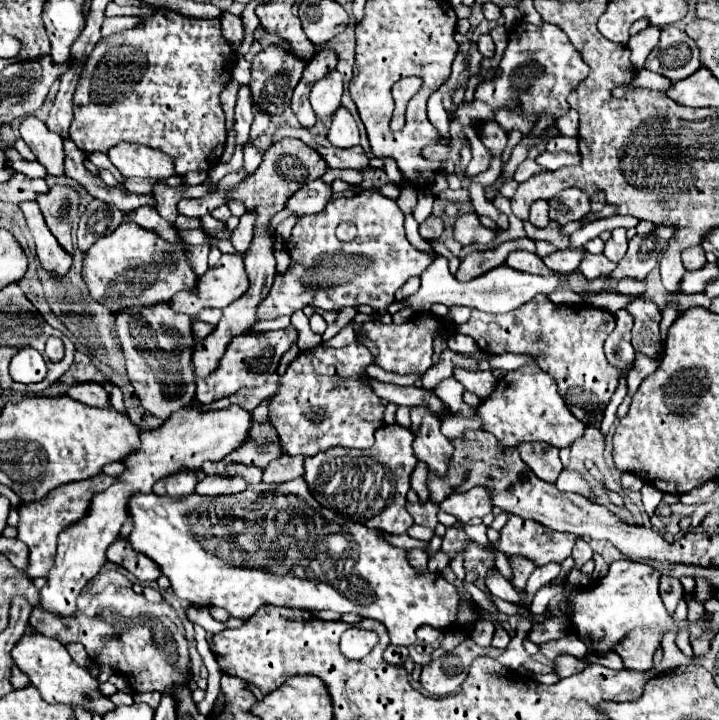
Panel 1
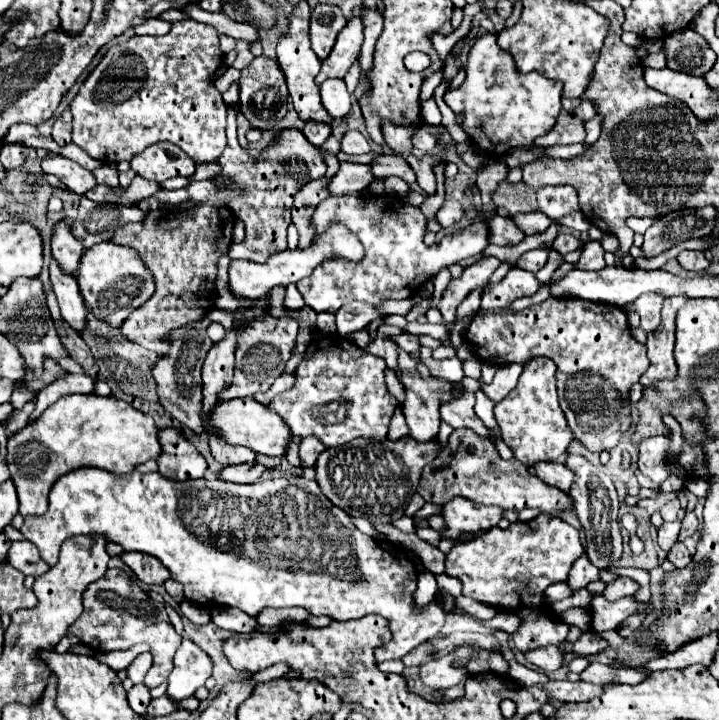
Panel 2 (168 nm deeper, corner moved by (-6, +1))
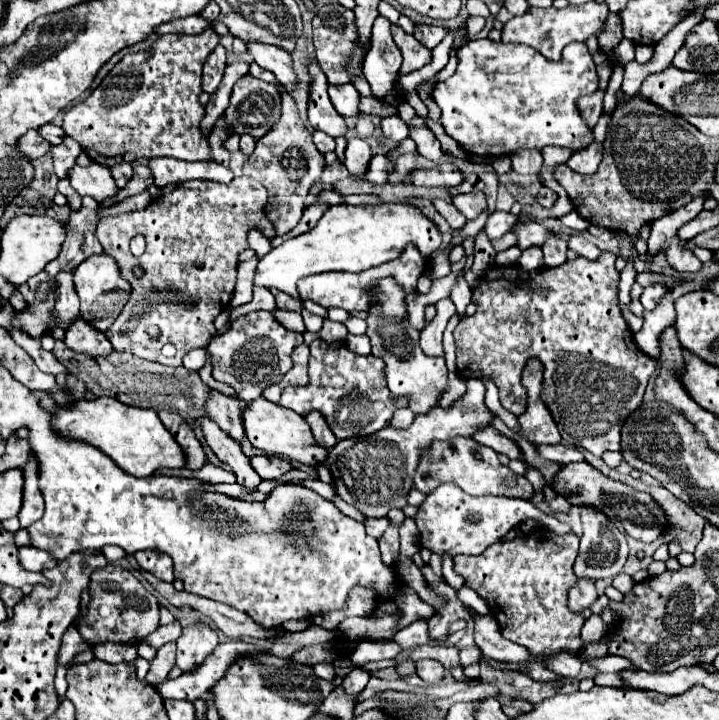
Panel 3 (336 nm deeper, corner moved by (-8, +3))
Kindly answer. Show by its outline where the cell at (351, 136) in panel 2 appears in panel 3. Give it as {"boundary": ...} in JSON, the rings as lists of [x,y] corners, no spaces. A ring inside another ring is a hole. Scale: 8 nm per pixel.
{"boundary":[[[350,138],[348,140],[348,148],[346,148],[346,162],[344,166],[348,168],[348,172],[358,178],[364,180],[364,174],[368,170],[368,162],[372,158],[370,152],[370,144],[362,138]]]}

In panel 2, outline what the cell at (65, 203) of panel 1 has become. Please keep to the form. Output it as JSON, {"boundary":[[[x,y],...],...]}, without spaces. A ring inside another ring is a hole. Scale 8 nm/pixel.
{"boundary":[[[66,220],[56,222],[52,232],[52,254],[60,262],[60,268],[66,274],[76,274],[80,266],[80,258],[84,254],[82,242],[72,234]]]}

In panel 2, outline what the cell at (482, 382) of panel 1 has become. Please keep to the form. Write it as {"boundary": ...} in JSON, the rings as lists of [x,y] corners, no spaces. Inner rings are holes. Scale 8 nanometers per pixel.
{"boundary":[[[464,376],[462,378],[462,386],[466,390],[464,396],[460,396],[456,400],[450,400],[450,402],[444,402],[440,406],[442,420],[446,424],[450,424],[452,428],[472,428],[472,430],[476,430],[476,434],[488,436],[486,426],[474,414],[474,392],[480,390],[480,380],[474,380],[474,378]]]}

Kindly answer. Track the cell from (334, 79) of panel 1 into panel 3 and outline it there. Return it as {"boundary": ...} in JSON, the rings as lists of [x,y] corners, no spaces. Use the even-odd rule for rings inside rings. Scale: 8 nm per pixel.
{"boundary":[[[342,84],[342,86],[330,86],[330,100],[338,114],[342,116],[358,116],[358,104],[360,104],[360,94],[352,84]]]}

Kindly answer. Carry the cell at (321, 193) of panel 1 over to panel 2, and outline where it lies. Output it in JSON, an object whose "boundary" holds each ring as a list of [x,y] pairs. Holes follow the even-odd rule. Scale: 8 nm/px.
{"boundary":[[[342,162],[340,170],[328,180],[328,194],[338,198],[344,194],[356,194],[360,190],[366,190],[372,184],[374,176],[370,166],[366,164],[352,164],[352,162]]]}

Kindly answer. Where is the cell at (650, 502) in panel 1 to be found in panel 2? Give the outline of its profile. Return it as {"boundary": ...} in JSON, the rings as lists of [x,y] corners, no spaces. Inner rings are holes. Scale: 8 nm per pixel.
{"boundary":[[[680,520],[676,522],[664,522],[658,528],[658,544],[664,552],[668,552],[672,548],[672,544],[678,540],[678,532],[680,532]]]}

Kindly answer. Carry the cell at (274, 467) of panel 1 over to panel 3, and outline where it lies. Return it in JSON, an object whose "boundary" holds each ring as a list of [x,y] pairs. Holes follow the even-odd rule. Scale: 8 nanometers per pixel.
{"boundary":[[[308,412],[304,418],[306,418],[306,422],[310,424],[312,434],[318,438],[320,444],[330,444],[330,446],[336,444],[336,436],[334,436],[332,430],[328,428],[326,418],[322,418],[322,412]]]}

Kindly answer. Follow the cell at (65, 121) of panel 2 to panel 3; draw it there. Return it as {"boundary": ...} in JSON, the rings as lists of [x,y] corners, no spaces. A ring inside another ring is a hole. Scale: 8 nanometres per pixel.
{"boundary":[[[70,136],[64,138],[60,146],[52,146],[52,156],[54,156],[54,172],[58,178],[66,178],[68,172],[72,170],[76,156],[82,152],[82,148],[70,140]]]}

